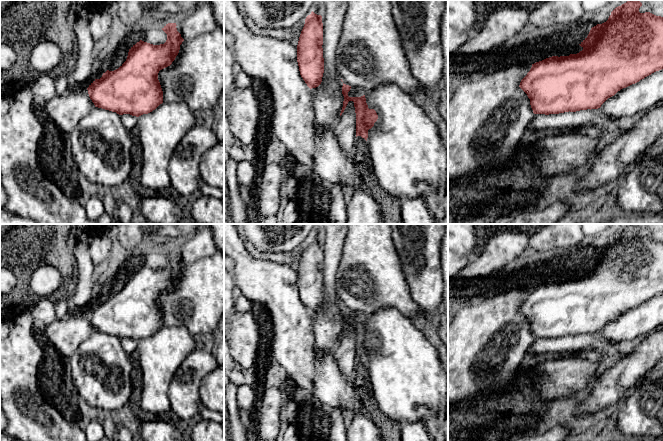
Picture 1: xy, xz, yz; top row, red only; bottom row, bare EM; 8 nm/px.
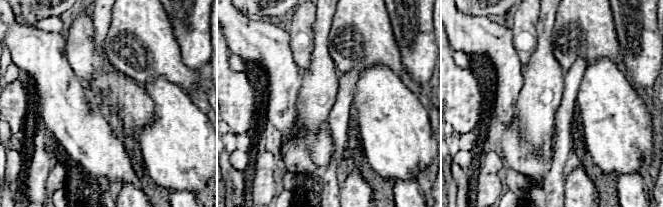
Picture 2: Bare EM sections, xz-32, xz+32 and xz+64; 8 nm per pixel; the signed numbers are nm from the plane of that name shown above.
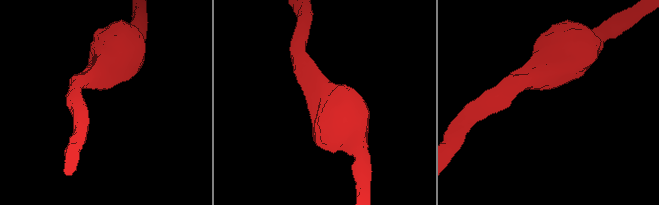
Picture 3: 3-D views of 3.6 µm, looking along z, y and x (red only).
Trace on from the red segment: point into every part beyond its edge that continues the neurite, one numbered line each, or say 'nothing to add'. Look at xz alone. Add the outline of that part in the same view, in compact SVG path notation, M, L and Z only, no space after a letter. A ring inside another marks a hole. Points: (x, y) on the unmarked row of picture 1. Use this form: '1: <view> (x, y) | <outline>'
nothing to add

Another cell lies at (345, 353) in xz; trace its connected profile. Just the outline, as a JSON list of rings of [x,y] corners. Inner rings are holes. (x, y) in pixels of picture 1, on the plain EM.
[[[349,325],[344,336],[337,345],[334,356],[343,375],[350,381],[355,379],[356,337],[354,326]]]

